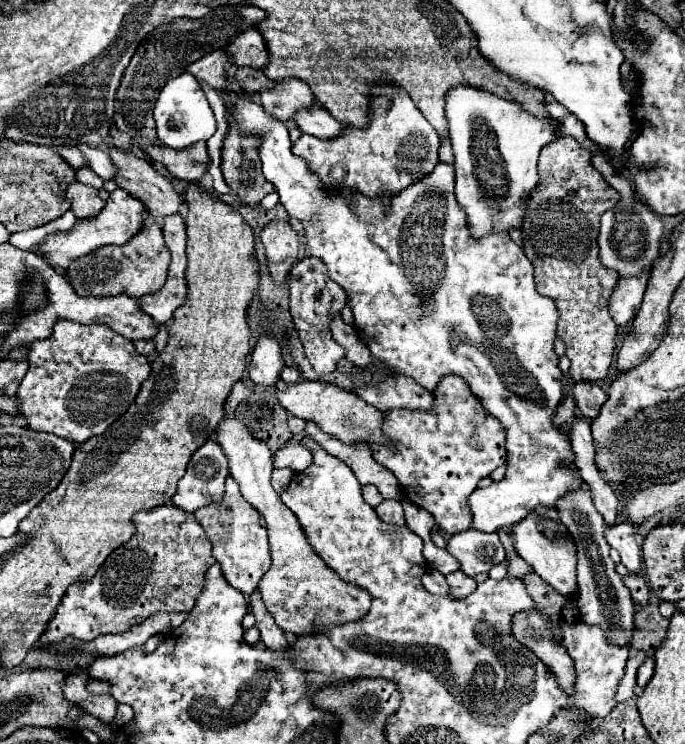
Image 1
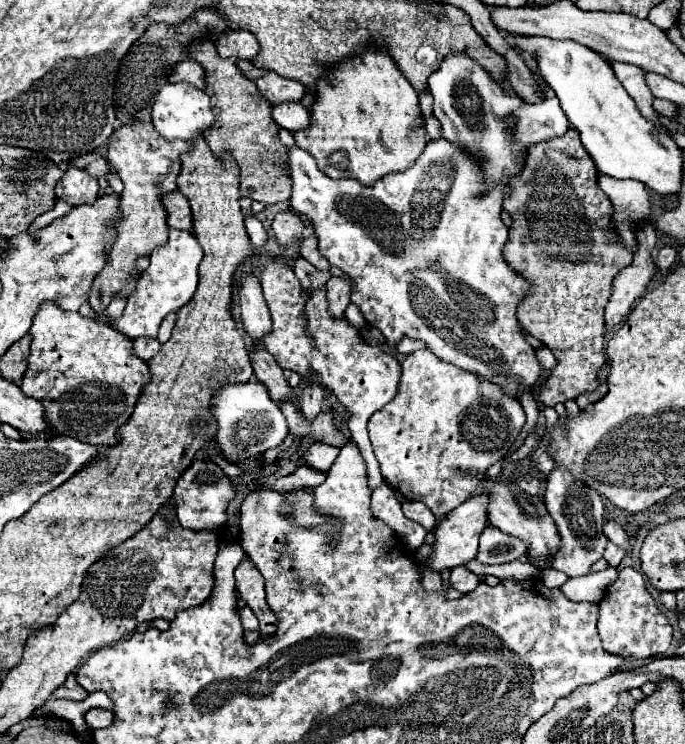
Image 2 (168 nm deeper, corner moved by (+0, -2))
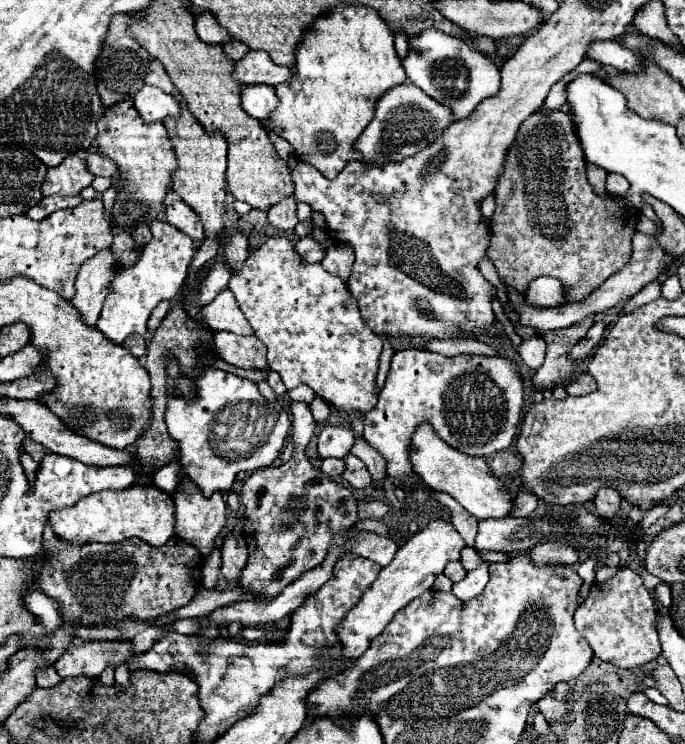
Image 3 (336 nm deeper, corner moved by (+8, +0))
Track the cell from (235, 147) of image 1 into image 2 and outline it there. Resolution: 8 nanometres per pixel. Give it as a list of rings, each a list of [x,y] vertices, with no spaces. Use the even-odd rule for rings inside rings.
[[[201,41],[189,59],[197,61],[205,71],[205,93],[211,97],[215,117],[205,141],[213,153],[221,155],[221,151],[229,151],[235,157],[241,173],[241,195],[265,205],[289,201],[291,185],[289,169],[285,169],[287,147],[279,141],[279,125],[271,121],[269,101],[265,101],[257,85],[241,73],[237,61],[217,55],[213,41]]]

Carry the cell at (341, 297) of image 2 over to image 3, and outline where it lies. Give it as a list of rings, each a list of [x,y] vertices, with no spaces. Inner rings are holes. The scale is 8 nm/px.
[[[331,243],[325,259],[321,261],[321,267],[327,273],[347,281],[353,267],[353,249],[347,243]]]

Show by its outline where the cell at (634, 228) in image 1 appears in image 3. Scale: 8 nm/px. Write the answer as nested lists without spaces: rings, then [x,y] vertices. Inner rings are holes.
[[[607,175],[607,191],[615,197],[621,197],[629,191],[629,181],[621,175]]]

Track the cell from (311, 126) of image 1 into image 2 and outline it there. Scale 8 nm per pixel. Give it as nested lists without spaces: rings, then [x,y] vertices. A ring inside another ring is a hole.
[[[285,101],[281,105],[273,105],[271,117],[279,127],[287,131],[305,129],[309,125],[309,109],[303,107],[299,101]]]

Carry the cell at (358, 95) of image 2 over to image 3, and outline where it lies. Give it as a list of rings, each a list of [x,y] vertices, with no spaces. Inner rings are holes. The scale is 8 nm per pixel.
[[[339,5],[303,37],[295,59],[295,77],[277,87],[281,103],[267,127],[287,139],[301,161],[317,167],[327,179],[335,179],[349,161],[361,159],[355,141],[373,119],[381,95],[407,79],[393,47],[393,33],[377,11]]]

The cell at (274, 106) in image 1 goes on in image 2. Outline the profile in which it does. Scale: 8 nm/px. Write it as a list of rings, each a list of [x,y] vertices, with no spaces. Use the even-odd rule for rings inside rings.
[[[273,71],[259,77],[255,85],[261,95],[273,105],[279,105],[283,101],[301,101],[301,97],[305,95],[305,85],[301,85],[301,81],[285,79]]]

